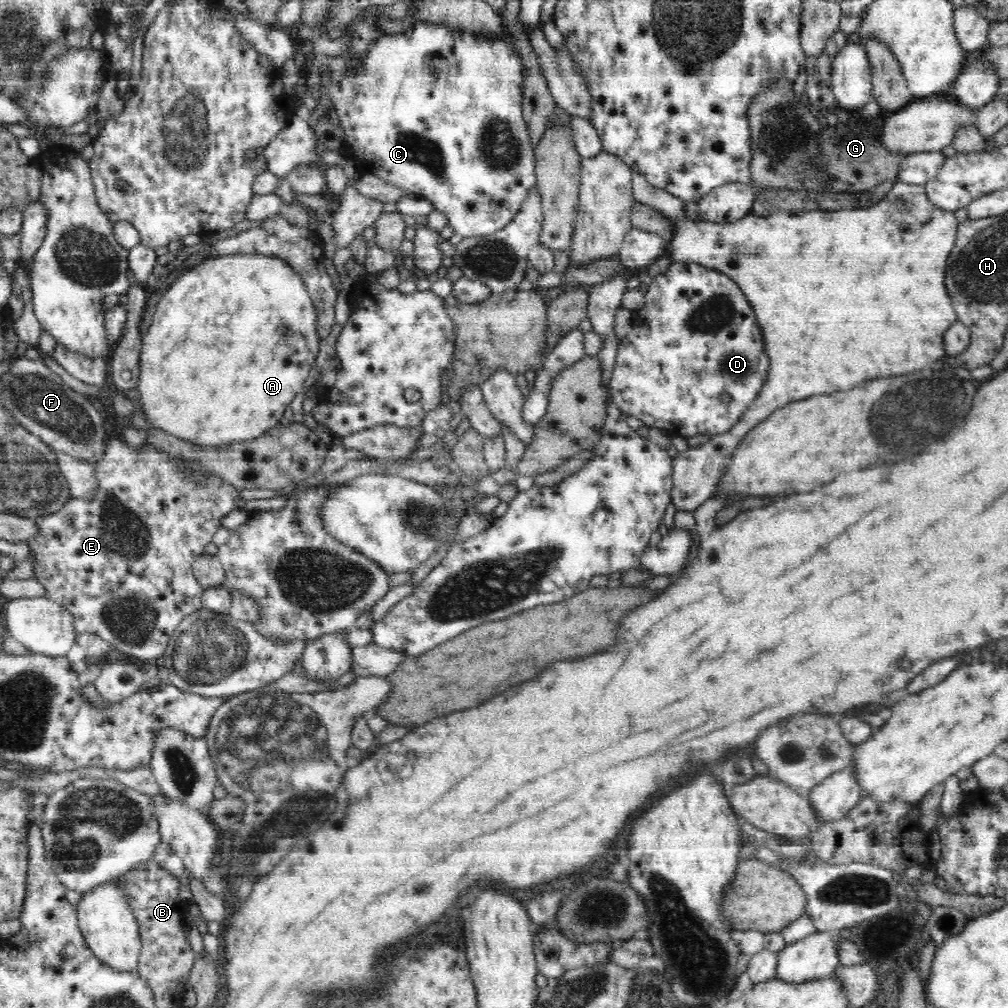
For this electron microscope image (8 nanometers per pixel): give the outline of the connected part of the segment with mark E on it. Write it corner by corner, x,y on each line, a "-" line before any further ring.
121,437
109,439
103,456
95,462
94,474
95,480
98,482
98,488
96,488
94,496
86,496
86,498
71,497
59,512
50,513
34,520
38,534
27,542
28,549
34,555
32,564
35,572
34,578
46,588
46,598
50,599
51,602
60,604
72,613
77,634
98,635
99,638
106,640
106,643
110,644
112,648
120,650
120,654
124,652
128,656
140,658
148,665
154,661
154,658
165,655
166,646
170,644
170,638
182,619
202,608
201,598
205,590
200,587
193,576
193,562
196,562
196,559
204,554
204,548
210,542
213,542
215,532
221,527
220,518
227,516
236,508
242,508
243,500
239,495
240,492
224,479
212,476
205,483
198,483
198,481
192,479
192,475
188,471
187,461
160,451
160,449
156,449
147,442
137,450
132,446
128,446
124,438

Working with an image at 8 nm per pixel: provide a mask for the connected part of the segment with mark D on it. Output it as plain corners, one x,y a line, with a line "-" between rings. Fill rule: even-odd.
674,260
666,274
651,280
645,304
634,312
630,331
619,344
609,380
612,400
622,412
642,420
648,428
659,428
670,438
728,432
758,396
770,366
755,313
738,286
718,271

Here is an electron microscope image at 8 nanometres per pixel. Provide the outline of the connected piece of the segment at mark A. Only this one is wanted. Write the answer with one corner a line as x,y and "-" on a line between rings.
266,255
254,256
254,260
250,260
250,256
234,256
234,260
214,260
214,264
194,266
194,272
190,272
190,276
179,277
156,304
154,318
142,338
140,384
136,388
140,392
148,420
156,428
172,436
206,447
254,440
263,432
281,426
280,419
284,410
288,408
296,394
303,392
303,383
312,370
320,340
321,336
317,332
317,313
314,304
311,304
310,293
306,291
302,279
294,274
290,266
286,266
286,263
278,258

